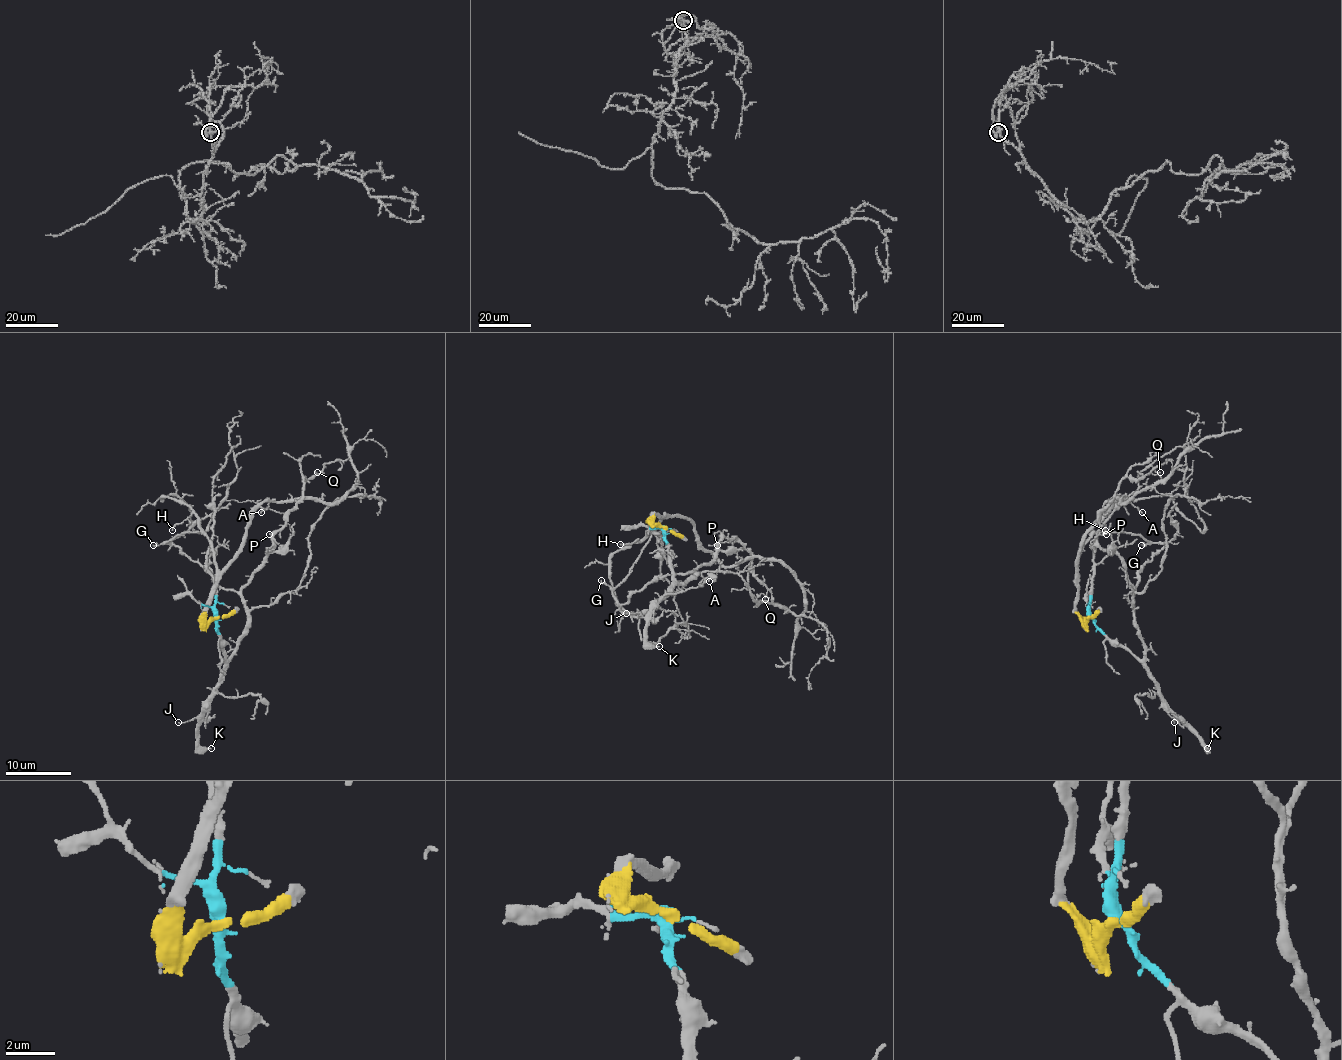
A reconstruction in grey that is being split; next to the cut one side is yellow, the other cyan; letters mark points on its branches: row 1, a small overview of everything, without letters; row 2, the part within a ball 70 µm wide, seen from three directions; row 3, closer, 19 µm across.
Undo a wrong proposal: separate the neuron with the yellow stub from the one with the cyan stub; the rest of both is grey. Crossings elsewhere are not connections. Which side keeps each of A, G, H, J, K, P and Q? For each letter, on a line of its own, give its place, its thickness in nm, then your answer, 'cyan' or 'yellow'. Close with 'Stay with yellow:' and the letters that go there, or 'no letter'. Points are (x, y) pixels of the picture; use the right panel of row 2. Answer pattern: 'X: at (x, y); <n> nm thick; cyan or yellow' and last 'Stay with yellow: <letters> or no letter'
A: at (1142, 512); 130 nm thick; yellow
G: at (1141, 545); 100 nm thick; yellow
H: at (1105, 530); 120 nm thick; yellow
J: at (1174, 722); 80 nm thick; cyan
K: at (1207, 748); 240 nm thick; cyan
P: at (1106, 534); 140 nm thick; cyan
Q: at (1160, 472); 110 nm thick; cyan
Stay with yellow: A, G, H

